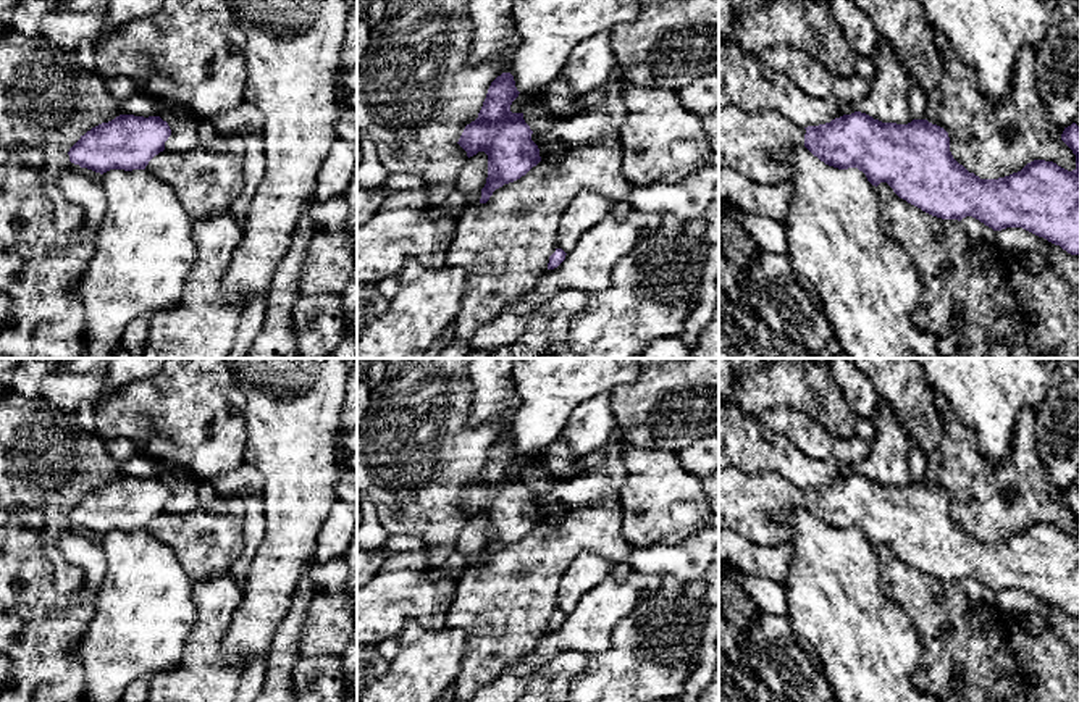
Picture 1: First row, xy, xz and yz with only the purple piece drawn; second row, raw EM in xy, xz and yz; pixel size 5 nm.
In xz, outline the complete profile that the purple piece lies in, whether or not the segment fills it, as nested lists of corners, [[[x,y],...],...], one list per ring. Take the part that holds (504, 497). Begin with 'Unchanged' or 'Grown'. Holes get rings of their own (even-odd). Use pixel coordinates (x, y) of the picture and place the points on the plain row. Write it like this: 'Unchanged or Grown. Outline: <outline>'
Grown. Outline: [[[472,358],[467,370],[472,382],[468,423],[480,426],[504,421],[504,432],[491,444],[478,479],[465,487],[457,504],[468,520],[478,513],[488,516],[488,539],[480,565],[486,565],[496,550],[520,541],[541,523],[523,474],[510,473],[520,455],[510,436],[512,418],[520,407],[512,376],[514,360]]]

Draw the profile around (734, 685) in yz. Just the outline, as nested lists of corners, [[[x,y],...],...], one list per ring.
[[[719,652],[719,702],[756,702],[749,676]]]

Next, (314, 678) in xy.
[[[300,657],[292,670],[296,702],[342,702],[342,657]]]

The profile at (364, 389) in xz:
[[[357,358],[357,437],[360,432],[362,420],[370,407],[372,386],[368,382],[368,368],[386,358]]]

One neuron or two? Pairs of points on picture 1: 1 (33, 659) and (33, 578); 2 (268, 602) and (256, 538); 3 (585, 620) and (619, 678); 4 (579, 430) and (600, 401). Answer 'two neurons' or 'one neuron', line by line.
1: one neuron
2: two neurons
3: two neurons
4: one neuron

